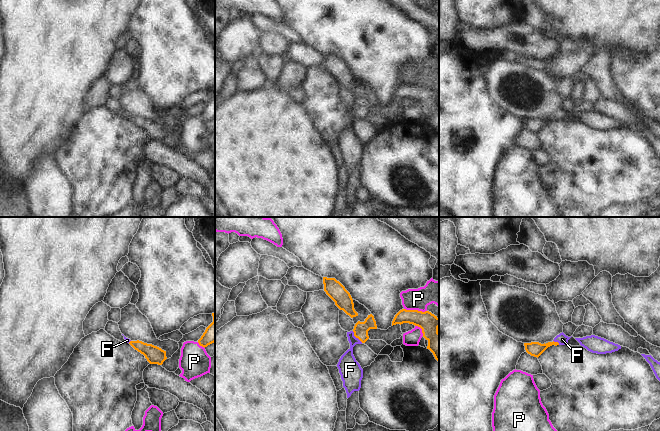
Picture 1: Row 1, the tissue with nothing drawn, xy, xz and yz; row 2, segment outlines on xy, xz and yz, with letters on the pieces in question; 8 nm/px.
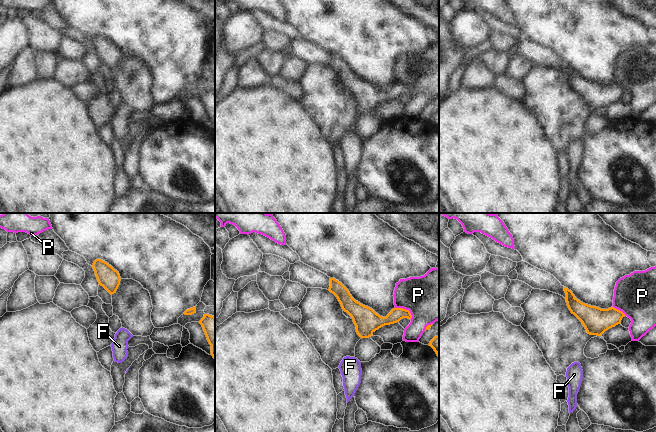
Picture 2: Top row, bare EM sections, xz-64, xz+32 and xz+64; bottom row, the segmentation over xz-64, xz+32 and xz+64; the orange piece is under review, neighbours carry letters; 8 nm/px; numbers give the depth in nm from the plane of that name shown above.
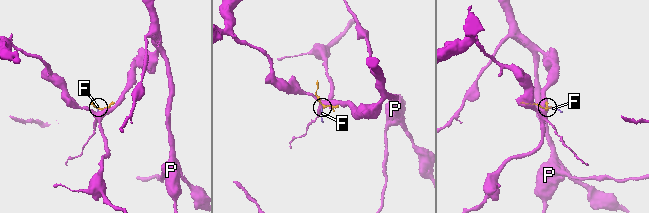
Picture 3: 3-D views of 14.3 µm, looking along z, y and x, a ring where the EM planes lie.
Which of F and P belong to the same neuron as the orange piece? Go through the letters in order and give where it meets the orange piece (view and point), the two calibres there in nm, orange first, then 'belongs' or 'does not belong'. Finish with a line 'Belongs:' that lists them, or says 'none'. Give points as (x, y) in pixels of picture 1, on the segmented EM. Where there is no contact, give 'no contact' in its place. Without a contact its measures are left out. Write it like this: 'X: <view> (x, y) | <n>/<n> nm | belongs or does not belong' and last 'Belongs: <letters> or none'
F: xz (356, 337) | 120/160 nm | belongs
P: xz (415, 310) | 160/190 nm | does not belong
Belongs: F

